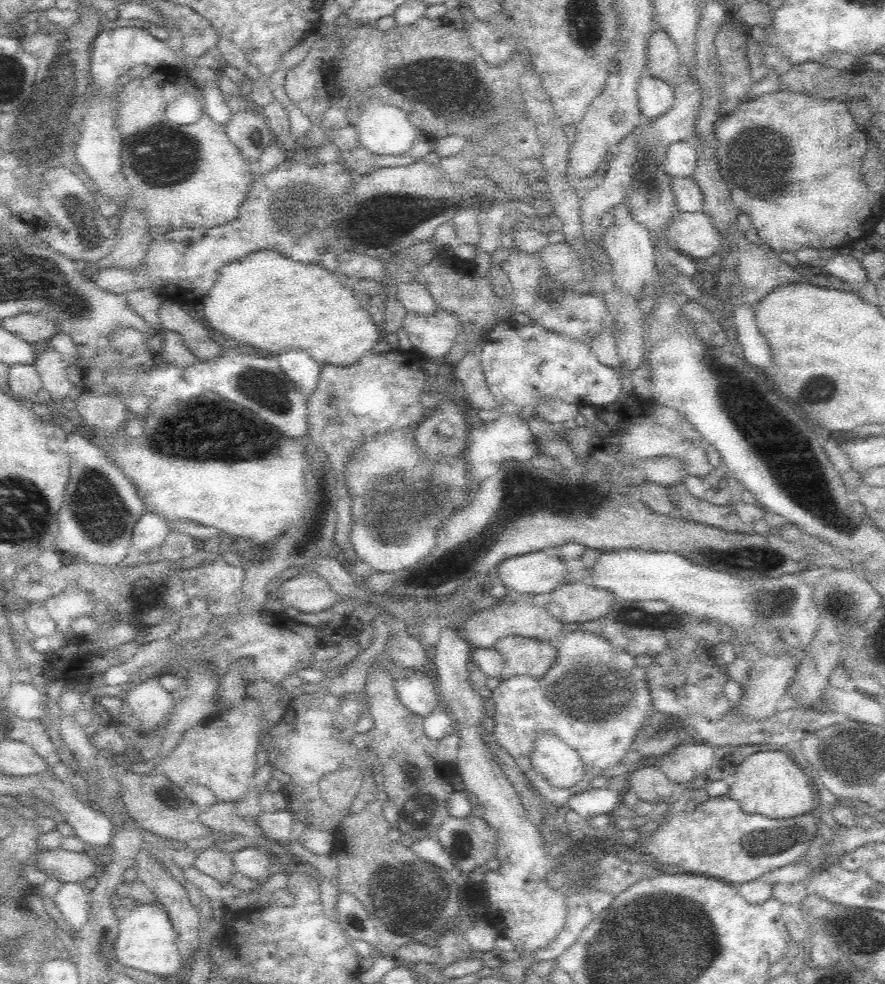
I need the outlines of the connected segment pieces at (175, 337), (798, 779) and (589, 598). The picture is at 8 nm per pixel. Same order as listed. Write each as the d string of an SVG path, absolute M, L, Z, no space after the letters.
M160 330L156 332L162 338L162 362L164 364L172 364L176 368L190 368L198 362L198 354L192 352L192 348L186 346L184 338L178 332L172 330Z
M768 750L768 752L756 752L748 756L740 766L736 776L730 780L728 798L736 800L740 808L748 814L762 814L766 818L798 818L810 812L816 812L814 792L816 788L810 788L810 774L802 772L786 752L782 750Z
M586 580L556 586L550 592L546 610L560 622L588 622L602 618L616 600Z

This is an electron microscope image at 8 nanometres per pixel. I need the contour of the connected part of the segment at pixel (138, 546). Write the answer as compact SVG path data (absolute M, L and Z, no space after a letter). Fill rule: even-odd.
M146 512L134 526L134 536L132 536L132 550L134 554L150 552L158 546L164 544L164 540L172 534L172 528L168 528L170 522L160 518L158 514Z

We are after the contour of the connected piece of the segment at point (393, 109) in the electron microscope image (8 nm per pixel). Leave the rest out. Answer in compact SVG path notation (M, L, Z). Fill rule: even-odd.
M368 102L366 106L360 108L358 116L360 118L354 126L356 144L360 144L362 148L366 148L366 150L370 150L372 154L378 154L378 156L404 156L404 154L410 154L412 144L422 136L418 132L418 128L410 122L408 114L398 106L388 106L384 102Z

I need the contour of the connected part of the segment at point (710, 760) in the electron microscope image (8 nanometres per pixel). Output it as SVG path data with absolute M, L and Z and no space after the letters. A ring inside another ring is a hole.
M684 744L680 750L674 750L658 760L658 768L662 774L674 784L694 782L698 776L706 776L708 768L716 768L720 764L714 762L714 750L706 744Z

